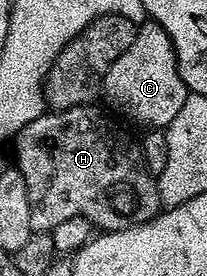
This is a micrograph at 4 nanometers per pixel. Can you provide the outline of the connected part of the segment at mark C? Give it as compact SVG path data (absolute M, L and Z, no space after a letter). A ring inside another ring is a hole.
M147 22L136 31L129 50L109 66L101 92L117 111L144 124L144 129L166 130L171 125L181 106L185 106L189 90L179 73L173 42L160 24Z

